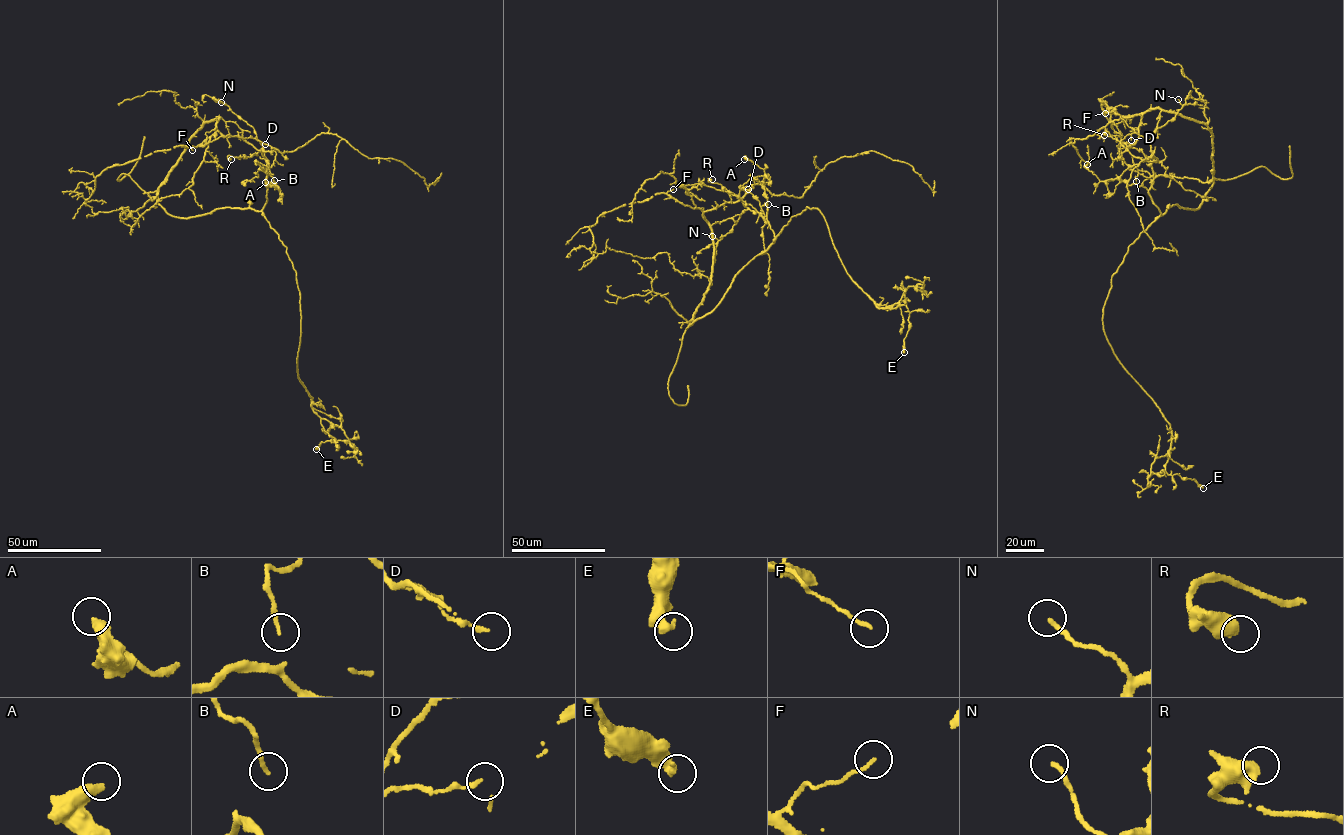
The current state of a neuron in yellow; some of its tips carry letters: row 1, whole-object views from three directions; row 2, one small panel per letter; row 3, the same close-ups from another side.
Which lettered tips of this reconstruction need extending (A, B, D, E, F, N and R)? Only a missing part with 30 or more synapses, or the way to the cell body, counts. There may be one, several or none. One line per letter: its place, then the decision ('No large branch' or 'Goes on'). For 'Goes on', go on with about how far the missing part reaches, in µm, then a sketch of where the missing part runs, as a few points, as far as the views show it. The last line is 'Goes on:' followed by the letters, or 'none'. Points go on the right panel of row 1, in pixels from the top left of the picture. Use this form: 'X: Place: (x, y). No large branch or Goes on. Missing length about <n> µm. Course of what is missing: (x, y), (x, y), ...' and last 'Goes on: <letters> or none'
A: Place: (1087, 164). No large branch
B: Place: (1136, 181). No large branch
D: Place: (1131, 140). No large branch
E: Place: (1203, 488). No large branch
F: Place: (1105, 113). No large branch
N: Place: (1178, 99). No large branch
R: Place: (1104, 135). No large branch
Goes on: none

